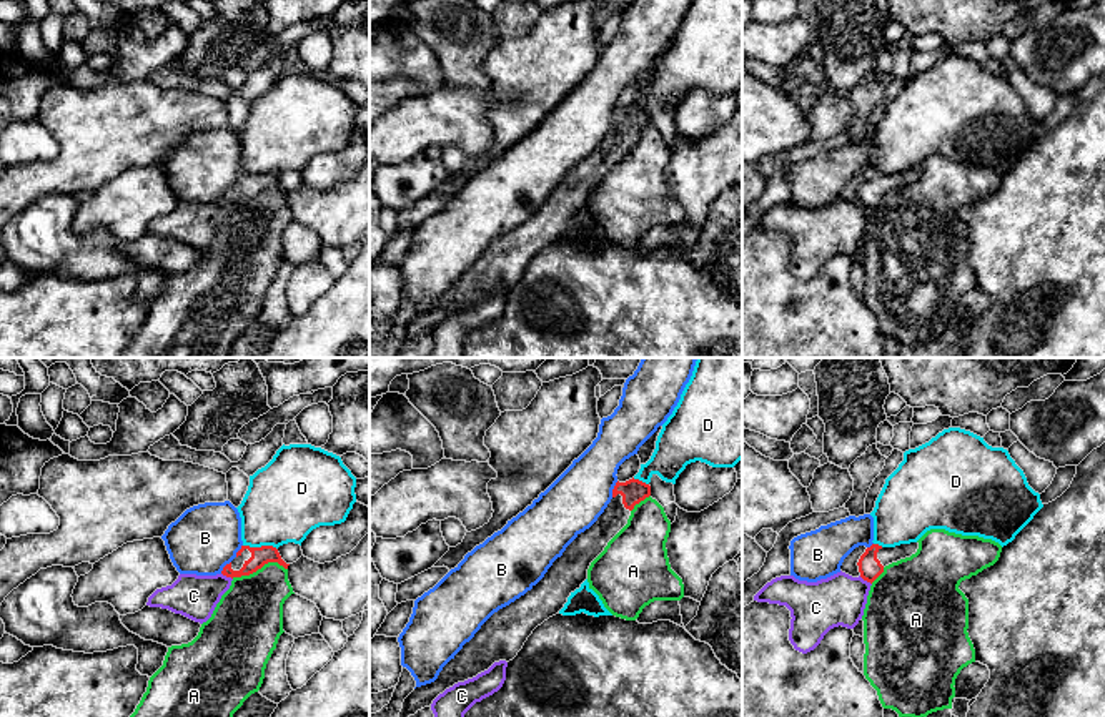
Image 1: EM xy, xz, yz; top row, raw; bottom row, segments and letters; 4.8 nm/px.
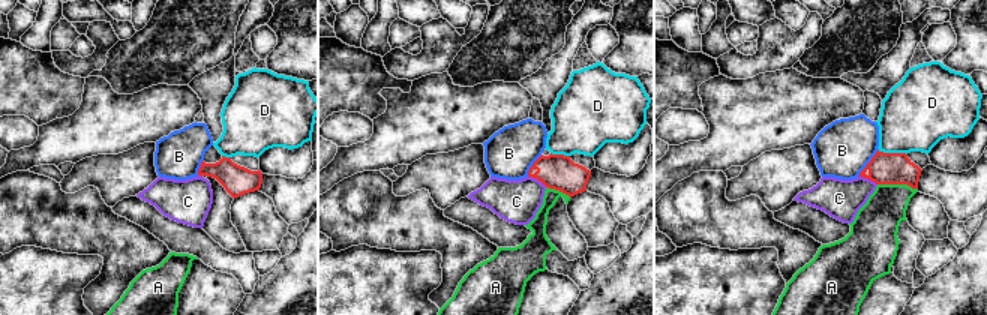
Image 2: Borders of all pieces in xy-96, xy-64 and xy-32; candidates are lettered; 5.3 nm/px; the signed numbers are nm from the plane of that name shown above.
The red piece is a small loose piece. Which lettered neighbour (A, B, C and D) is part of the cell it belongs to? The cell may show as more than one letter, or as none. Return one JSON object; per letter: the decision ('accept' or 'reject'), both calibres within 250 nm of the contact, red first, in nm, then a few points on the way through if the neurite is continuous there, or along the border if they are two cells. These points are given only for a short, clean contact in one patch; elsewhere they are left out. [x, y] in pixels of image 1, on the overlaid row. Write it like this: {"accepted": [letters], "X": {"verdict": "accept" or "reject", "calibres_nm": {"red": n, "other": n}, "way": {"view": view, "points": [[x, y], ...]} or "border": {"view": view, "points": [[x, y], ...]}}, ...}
{"accepted": [], "A": {"verdict": "reject", "calibres_nm": {"red": 90, "other": 320}}, "B": {"verdict": "reject", "calibres_nm": {"red": 120, "other": 280}, "border": {"view": "xz", "points": [[618, 481], [611, 496]]}}, "C": {"verdict": "reject", "calibres_nm": {"red": 110, "other": 240}}, "D": {"verdict": "reject", "calibres_nm": {"red": 90, "other": 380}, "border": {"view": "xy", "points": [[243, 544], [273, 546], [277, 549]]}}}

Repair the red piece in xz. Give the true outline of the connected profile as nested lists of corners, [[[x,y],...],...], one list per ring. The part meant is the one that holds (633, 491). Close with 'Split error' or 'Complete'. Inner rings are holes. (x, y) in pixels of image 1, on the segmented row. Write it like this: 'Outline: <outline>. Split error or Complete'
Outline: [[[639,479],[617,481],[612,499],[597,521],[577,534],[531,591],[494,612],[443,667],[434,682],[416,687],[404,699],[399,717],[409,717],[431,707],[433,700],[446,689],[476,677],[494,662],[513,660],[533,630],[559,614],[567,597],[587,579],[591,562],[627,524],[634,506],[649,496],[651,486]]]. Split error

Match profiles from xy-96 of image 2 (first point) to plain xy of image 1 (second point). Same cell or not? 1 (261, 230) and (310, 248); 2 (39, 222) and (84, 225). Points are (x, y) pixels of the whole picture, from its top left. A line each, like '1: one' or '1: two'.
1: one
2: two

